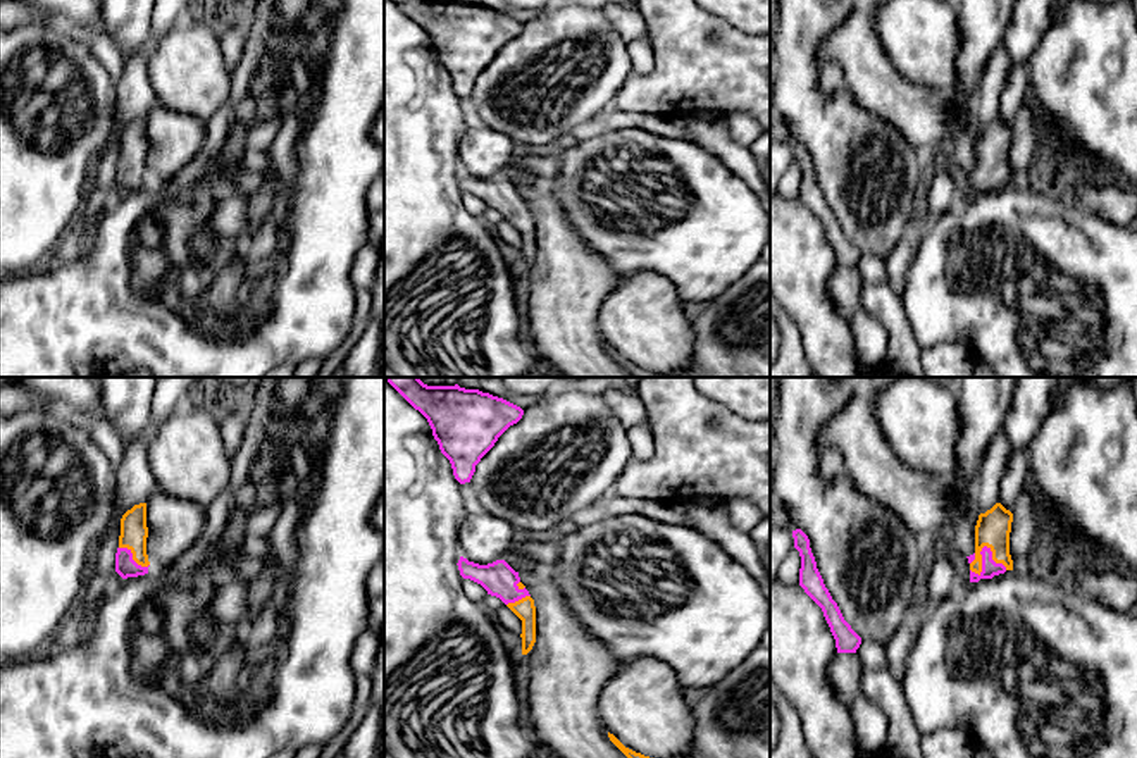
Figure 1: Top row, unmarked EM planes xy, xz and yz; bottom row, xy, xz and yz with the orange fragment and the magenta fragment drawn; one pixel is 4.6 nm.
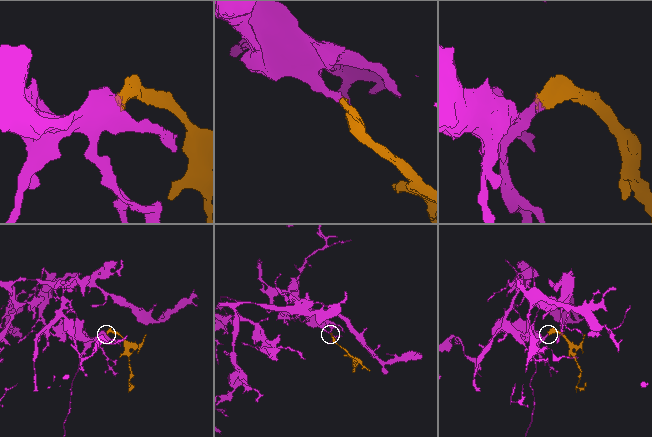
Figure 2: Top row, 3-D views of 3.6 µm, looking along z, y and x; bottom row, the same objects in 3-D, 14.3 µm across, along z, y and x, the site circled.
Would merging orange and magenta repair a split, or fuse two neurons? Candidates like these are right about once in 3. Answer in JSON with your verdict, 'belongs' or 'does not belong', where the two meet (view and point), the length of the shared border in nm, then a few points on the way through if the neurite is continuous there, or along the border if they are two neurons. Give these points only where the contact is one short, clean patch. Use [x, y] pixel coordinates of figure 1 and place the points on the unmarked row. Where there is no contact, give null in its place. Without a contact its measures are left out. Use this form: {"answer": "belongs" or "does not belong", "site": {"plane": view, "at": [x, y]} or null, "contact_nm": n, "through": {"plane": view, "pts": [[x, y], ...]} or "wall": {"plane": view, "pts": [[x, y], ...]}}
{"answer": "belongs", "site": {"plane": "yz", "at": [981, 164]}, "contact_nm": 180, "through": {"plane": "yz", "pts": [[993, 142], [993, 152], [981, 164], [989, 173], [989, 181]]}}

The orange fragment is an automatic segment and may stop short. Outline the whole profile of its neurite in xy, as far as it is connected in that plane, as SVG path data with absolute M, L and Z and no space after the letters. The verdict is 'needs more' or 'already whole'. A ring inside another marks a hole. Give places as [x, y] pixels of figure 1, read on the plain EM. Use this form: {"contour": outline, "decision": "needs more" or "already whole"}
{"contour": "M140 117L127 124L121 133L115 186L122 193L148 188L146 152L146 117Z", "decision": "needs more"}

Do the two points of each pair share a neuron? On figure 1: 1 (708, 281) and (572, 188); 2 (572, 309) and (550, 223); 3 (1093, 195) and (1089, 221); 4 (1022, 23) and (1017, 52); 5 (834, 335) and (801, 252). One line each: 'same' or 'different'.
1: same
2: same
3: different
4: same
5: same

